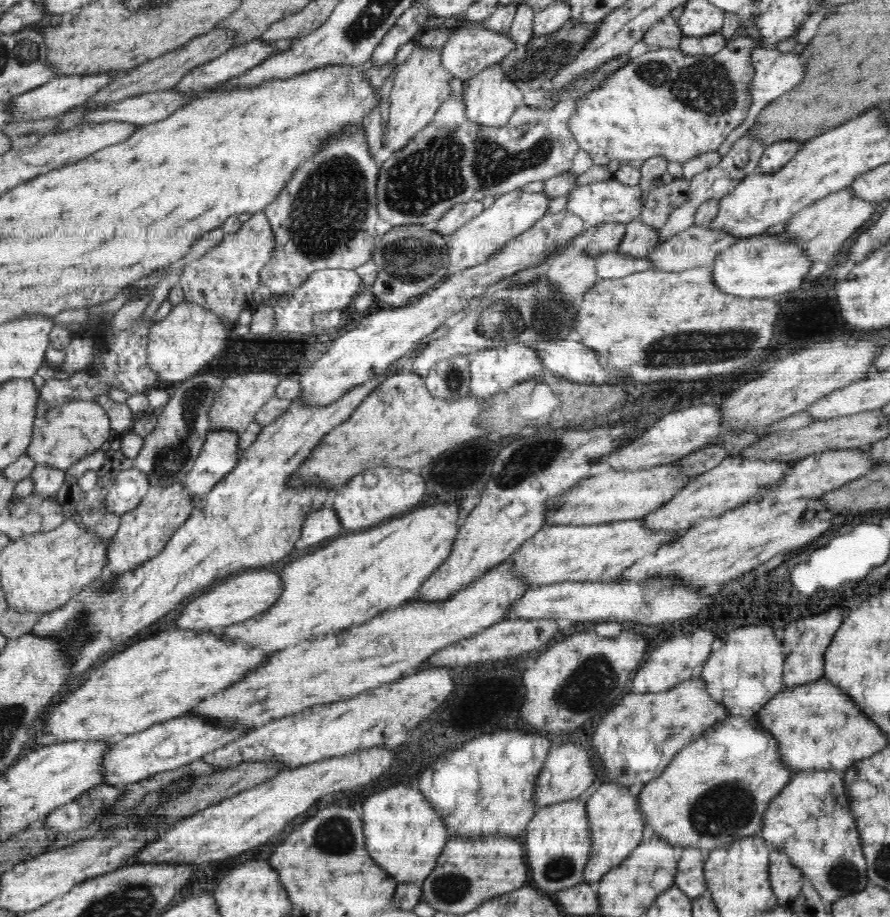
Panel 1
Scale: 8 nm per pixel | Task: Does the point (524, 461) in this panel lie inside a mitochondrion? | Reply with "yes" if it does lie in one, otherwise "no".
yes

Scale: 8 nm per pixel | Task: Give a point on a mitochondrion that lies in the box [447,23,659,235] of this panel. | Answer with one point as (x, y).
(541, 59)

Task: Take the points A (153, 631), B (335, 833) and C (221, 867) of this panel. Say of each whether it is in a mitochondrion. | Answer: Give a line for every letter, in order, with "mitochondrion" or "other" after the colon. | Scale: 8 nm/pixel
A: other
B: mitochondrion
C: other

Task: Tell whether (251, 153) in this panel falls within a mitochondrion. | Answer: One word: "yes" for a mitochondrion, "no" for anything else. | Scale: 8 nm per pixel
no

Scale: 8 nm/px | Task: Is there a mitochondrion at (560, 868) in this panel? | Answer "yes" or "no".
yes

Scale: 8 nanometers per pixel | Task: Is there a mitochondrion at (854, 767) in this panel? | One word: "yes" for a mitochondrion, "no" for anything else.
no

